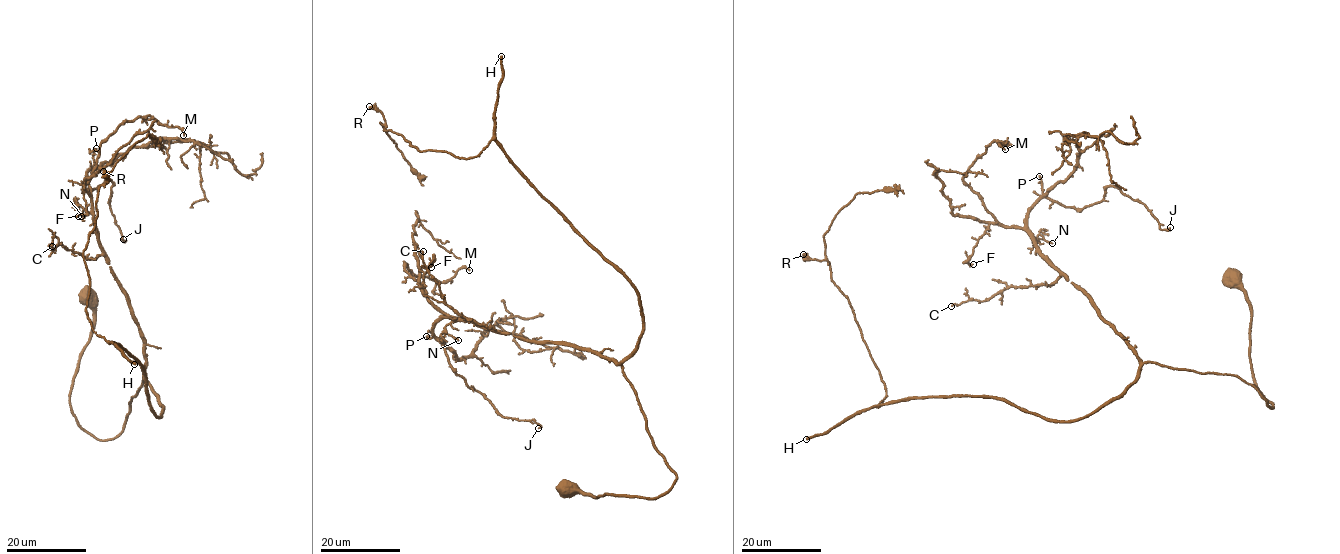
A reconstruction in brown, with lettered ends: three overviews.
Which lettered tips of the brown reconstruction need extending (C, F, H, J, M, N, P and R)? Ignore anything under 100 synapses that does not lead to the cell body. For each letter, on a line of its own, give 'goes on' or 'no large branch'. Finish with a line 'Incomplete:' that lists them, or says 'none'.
C: no large branch
F: no large branch
H: goes on
J: no large branch
M: no large branch
N: no large branch
P: no large branch
R: no large branch
Incomplete: H

